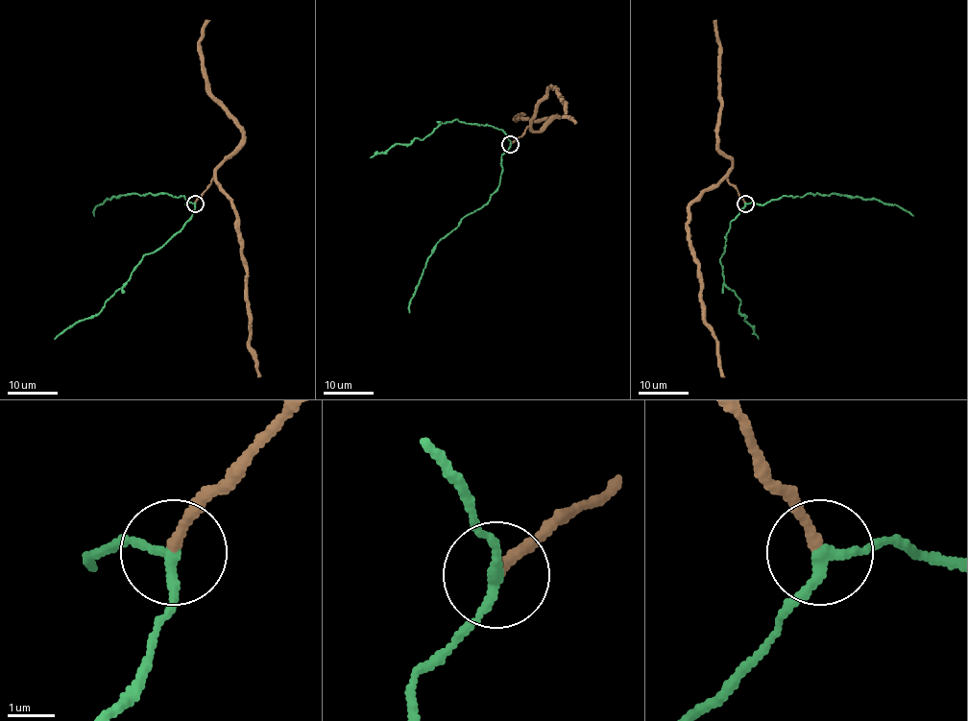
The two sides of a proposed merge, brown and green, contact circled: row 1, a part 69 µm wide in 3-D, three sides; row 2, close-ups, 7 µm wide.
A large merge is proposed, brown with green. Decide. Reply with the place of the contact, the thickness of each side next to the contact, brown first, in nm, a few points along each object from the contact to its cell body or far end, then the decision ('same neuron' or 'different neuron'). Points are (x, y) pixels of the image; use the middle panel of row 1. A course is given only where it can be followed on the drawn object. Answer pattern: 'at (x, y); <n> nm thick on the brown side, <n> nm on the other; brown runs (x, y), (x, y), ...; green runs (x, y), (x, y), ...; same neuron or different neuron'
at (510, 144); 220 nm thick on the brown side, 240 nm on the other; brown runs (510, 145), (530, 125), (535, 116), (535, 106), (549, 88), (563, 97), (565, 116), (575, 123); green runs (510, 145), (501, 130), (453, 120), (441, 123), (423, 139), (395, 143), (370, 157); same neuron

